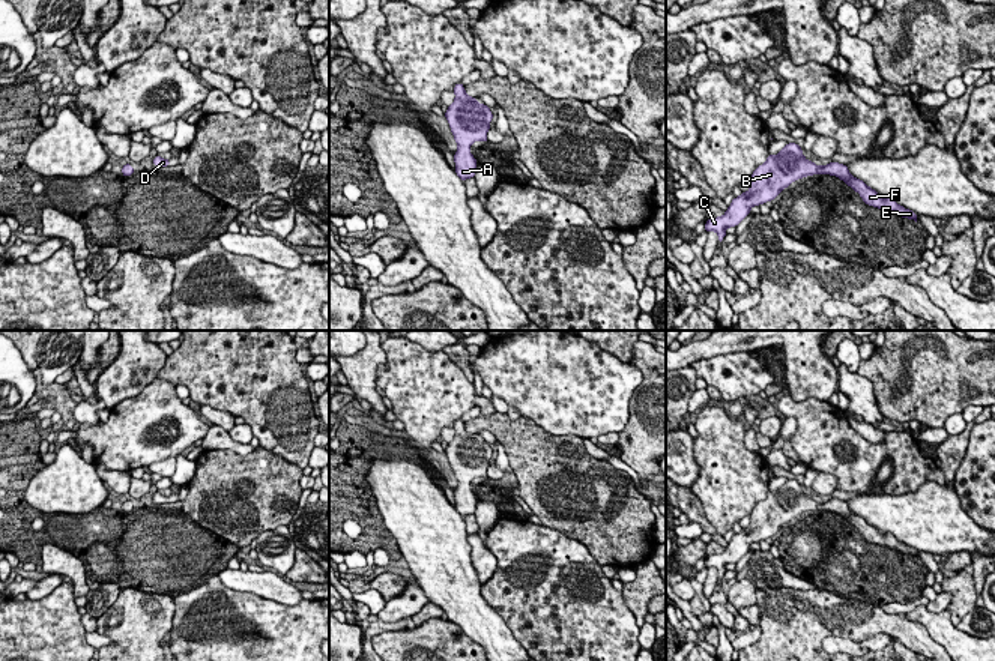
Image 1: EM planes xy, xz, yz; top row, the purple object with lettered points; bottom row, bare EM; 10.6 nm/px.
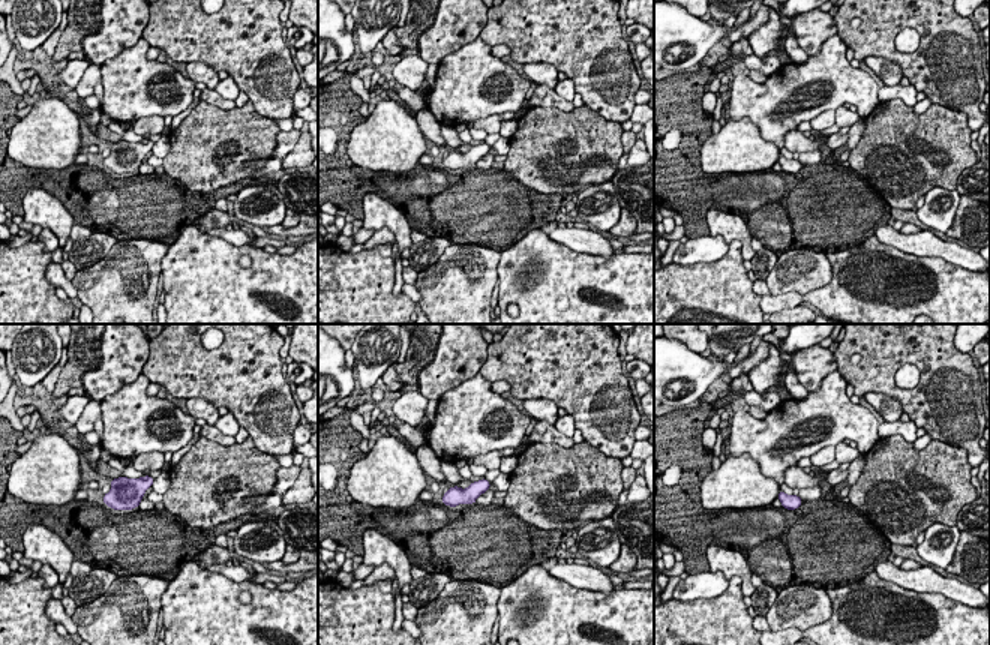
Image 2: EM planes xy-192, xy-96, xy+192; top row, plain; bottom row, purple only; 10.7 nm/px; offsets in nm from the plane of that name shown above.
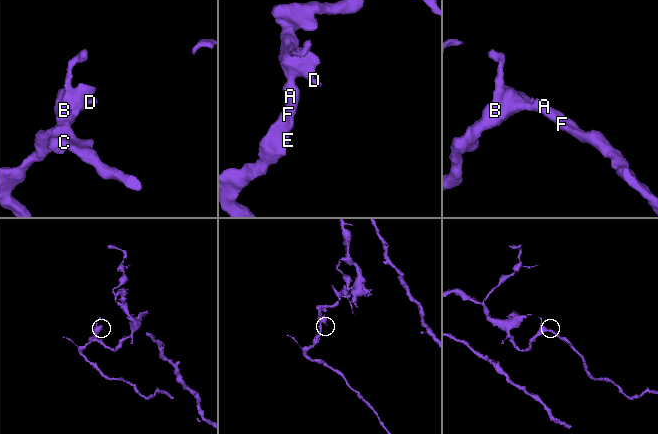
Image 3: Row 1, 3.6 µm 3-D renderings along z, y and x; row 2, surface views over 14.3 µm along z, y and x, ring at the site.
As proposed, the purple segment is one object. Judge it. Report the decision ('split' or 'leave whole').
leave whole

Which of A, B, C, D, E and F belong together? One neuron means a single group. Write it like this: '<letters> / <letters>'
A B C D E F

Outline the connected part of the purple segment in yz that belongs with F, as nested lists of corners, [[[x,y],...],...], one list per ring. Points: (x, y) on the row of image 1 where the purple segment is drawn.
[[[789,143],[776,156],[768,153],[767,162],[753,171],[750,189],[735,197],[723,216],[708,219],[705,222],[705,231],[715,231],[721,242],[726,236],[726,230],[736,227],[749,216],[753,206],[774,200],[792,182],[813,174],[836,176],[858,192],[867,206],[884,209],[900,218],[914,219],[917,222],[917,213],[897,204],[891,197],[881,197],[863,180],[854,177],[846,165],[828,162],[819,167],[806,159],[798,144]]]

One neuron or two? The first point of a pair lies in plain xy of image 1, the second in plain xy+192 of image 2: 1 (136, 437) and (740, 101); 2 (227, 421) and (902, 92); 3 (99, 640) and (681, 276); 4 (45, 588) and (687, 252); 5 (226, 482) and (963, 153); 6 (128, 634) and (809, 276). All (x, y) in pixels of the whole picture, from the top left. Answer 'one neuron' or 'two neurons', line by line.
1: one neuron
2: two neurons
3: two neurons
4: one neuron
5: one neuron
6: one neuron

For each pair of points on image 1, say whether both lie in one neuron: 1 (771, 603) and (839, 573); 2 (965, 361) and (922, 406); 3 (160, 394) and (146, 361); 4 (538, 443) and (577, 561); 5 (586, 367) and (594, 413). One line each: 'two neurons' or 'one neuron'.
1: two neurons
2: one neuron
3: two neurons
4: two neurons
5: one neuron

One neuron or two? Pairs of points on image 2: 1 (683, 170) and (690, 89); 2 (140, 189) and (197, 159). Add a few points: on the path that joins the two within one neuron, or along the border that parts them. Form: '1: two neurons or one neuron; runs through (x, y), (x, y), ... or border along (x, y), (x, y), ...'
1: one neuron; runs through (690, 150), (690, 108)
2: two neurons; border along (164, 173), (198, 192)

